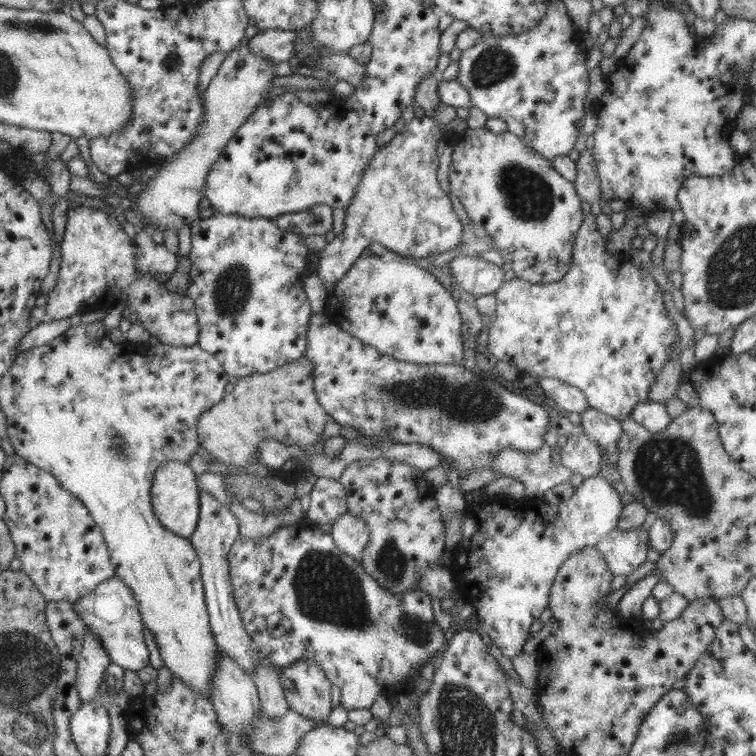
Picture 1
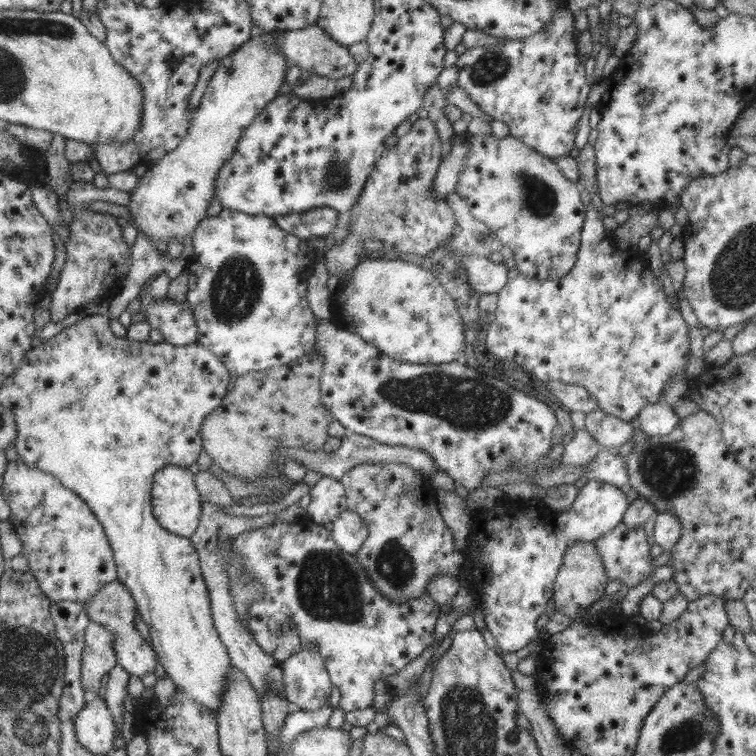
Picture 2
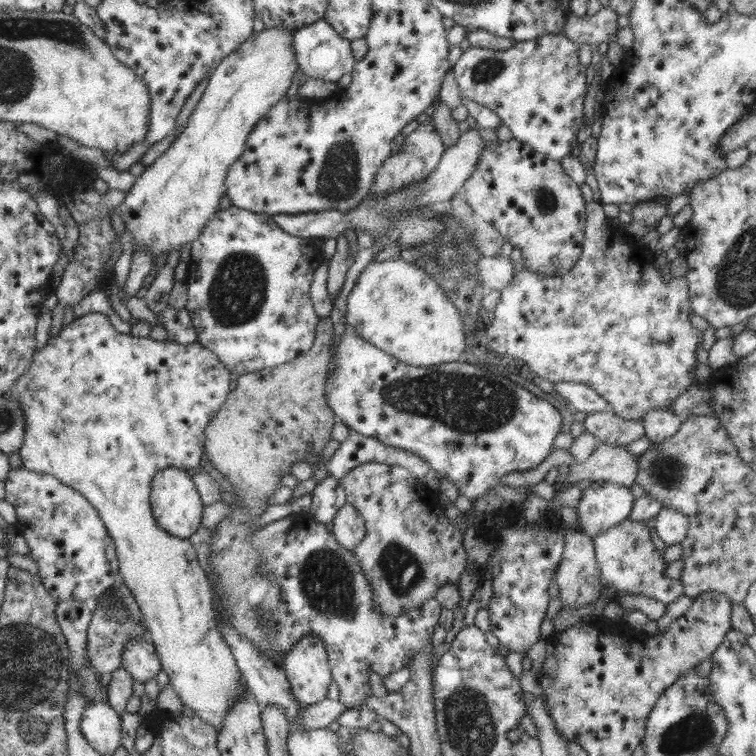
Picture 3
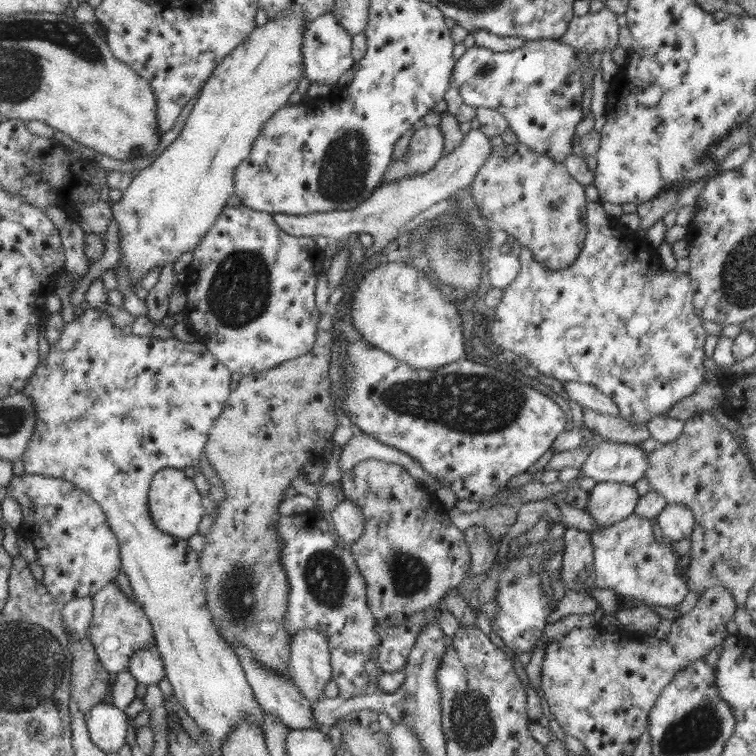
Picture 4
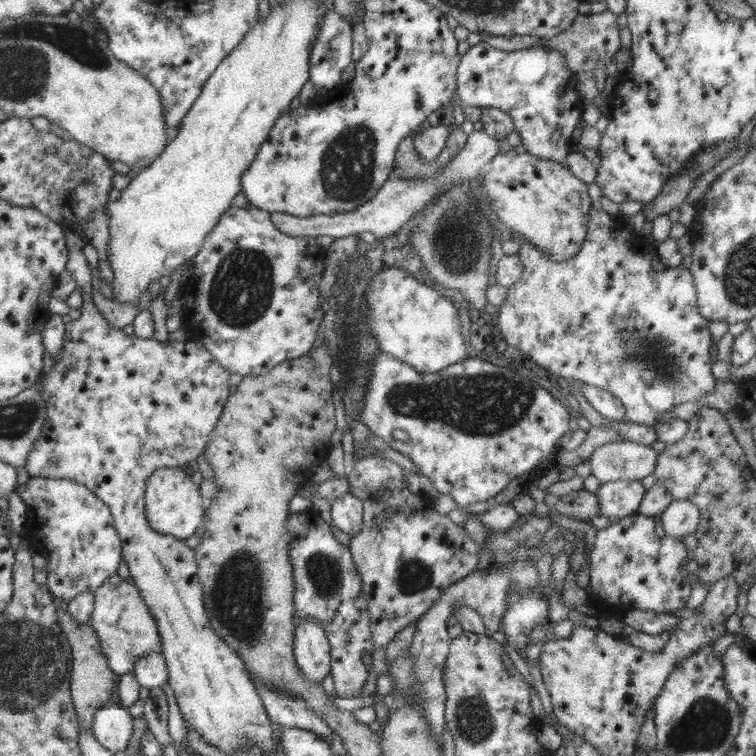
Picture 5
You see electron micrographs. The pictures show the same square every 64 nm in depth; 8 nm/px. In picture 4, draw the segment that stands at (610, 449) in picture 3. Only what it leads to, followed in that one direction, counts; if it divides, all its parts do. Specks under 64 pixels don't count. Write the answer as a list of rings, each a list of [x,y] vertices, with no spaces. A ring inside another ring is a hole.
[[[602,442],[593,452],[590,452],[586,463],[580,466],[583,472],[582,478],[590,477],[596,482],[620,482],[632,485],[644,477],[650,454],[635,444]]]

